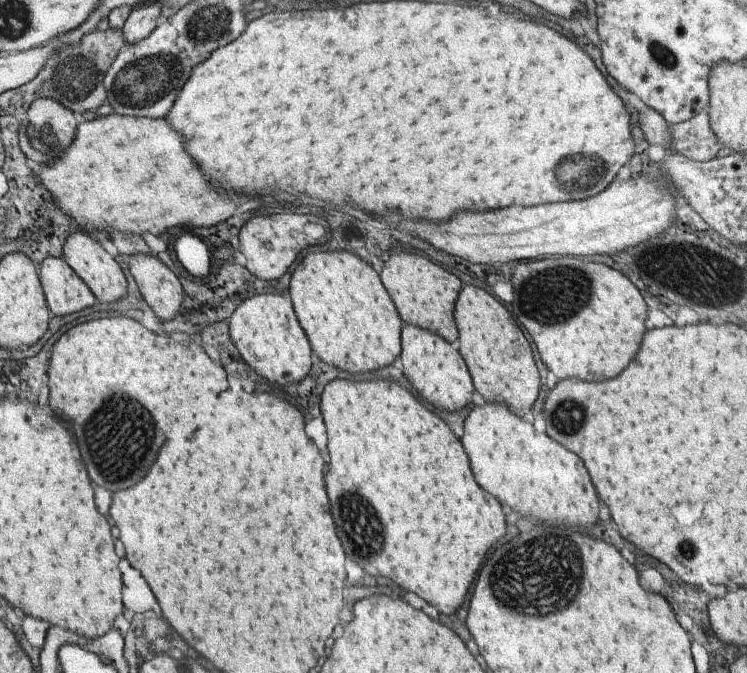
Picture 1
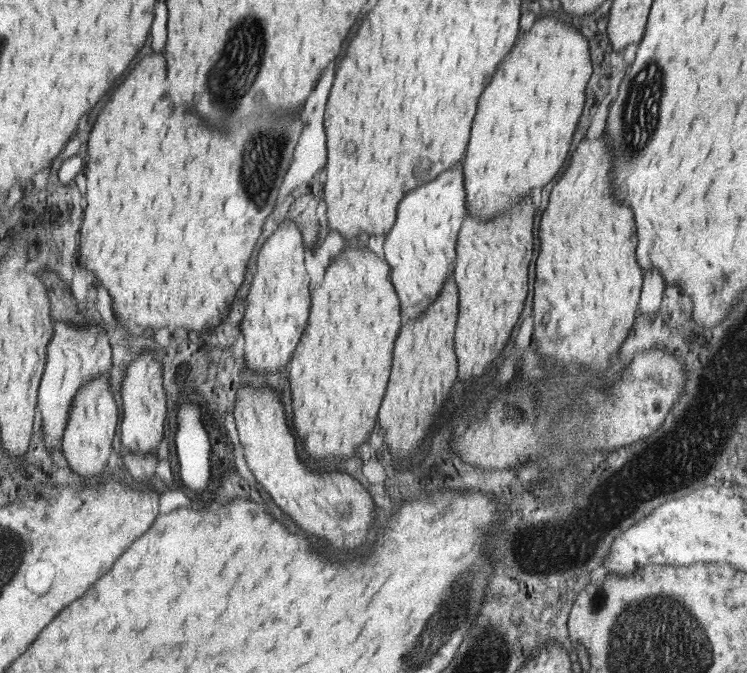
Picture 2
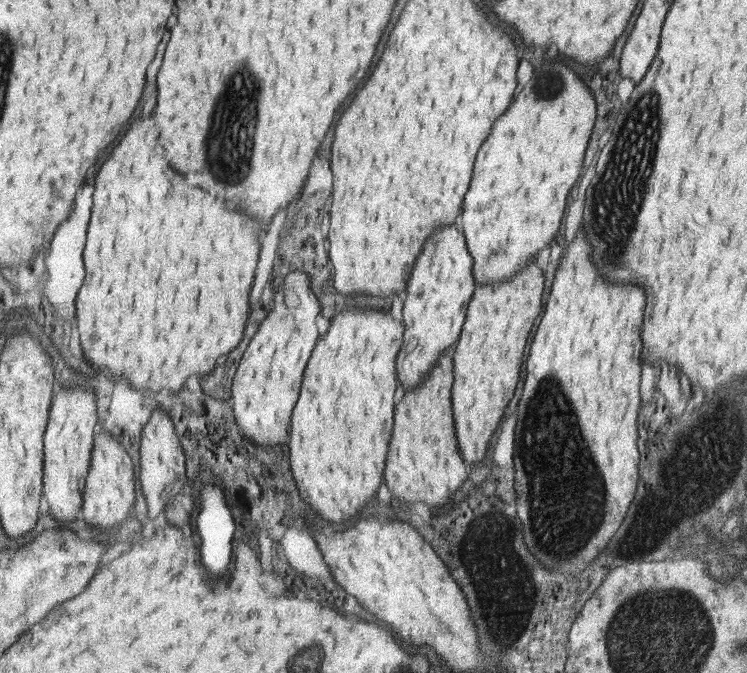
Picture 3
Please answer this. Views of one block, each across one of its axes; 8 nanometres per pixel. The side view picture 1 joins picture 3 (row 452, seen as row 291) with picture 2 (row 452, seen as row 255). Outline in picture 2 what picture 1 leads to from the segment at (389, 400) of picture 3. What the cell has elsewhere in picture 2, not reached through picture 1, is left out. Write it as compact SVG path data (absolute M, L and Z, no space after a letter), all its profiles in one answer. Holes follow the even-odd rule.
M357 239L346 242L340 252L332 256L324 278L312 290L312 306L304 335L288 364L292 425L311 459L331 458L341 462L354 453L360 454L360 445L368 440L374 422L378 421L400 332L400 304L394 287L390 282L390 264L367 247L360 246Z

